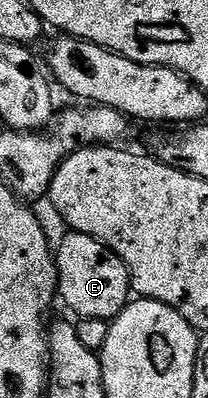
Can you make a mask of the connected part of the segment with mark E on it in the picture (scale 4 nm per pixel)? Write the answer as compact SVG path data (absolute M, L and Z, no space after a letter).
M68 231L66 235L54 253L58 295L76 312L76 317L114 320L133 296L131 275L125 262L97 242L97 238L89 238L89 234Z

